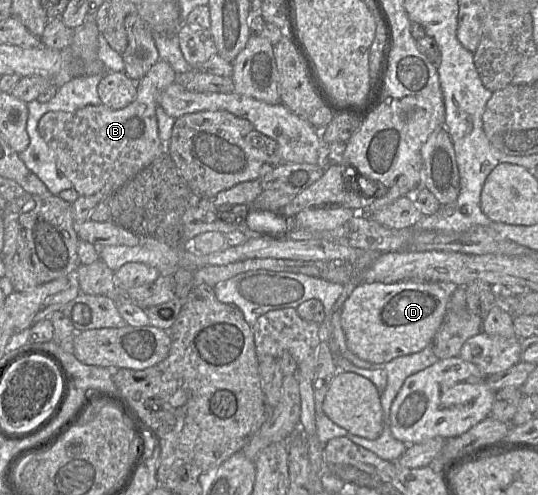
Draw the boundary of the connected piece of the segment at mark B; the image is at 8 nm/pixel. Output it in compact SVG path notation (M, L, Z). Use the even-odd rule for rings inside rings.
M159 59L146 75L137 81L135 100L120 110L110 110L103 105L88 106L75 112L49 112L38 122L38 133L54 152L60 174L65 176L80 196L96 197L99 201L107 200L117 189L132 179L139 171L151 164L164 152L158 133L156 110L159 97L175 80L172 67Z

